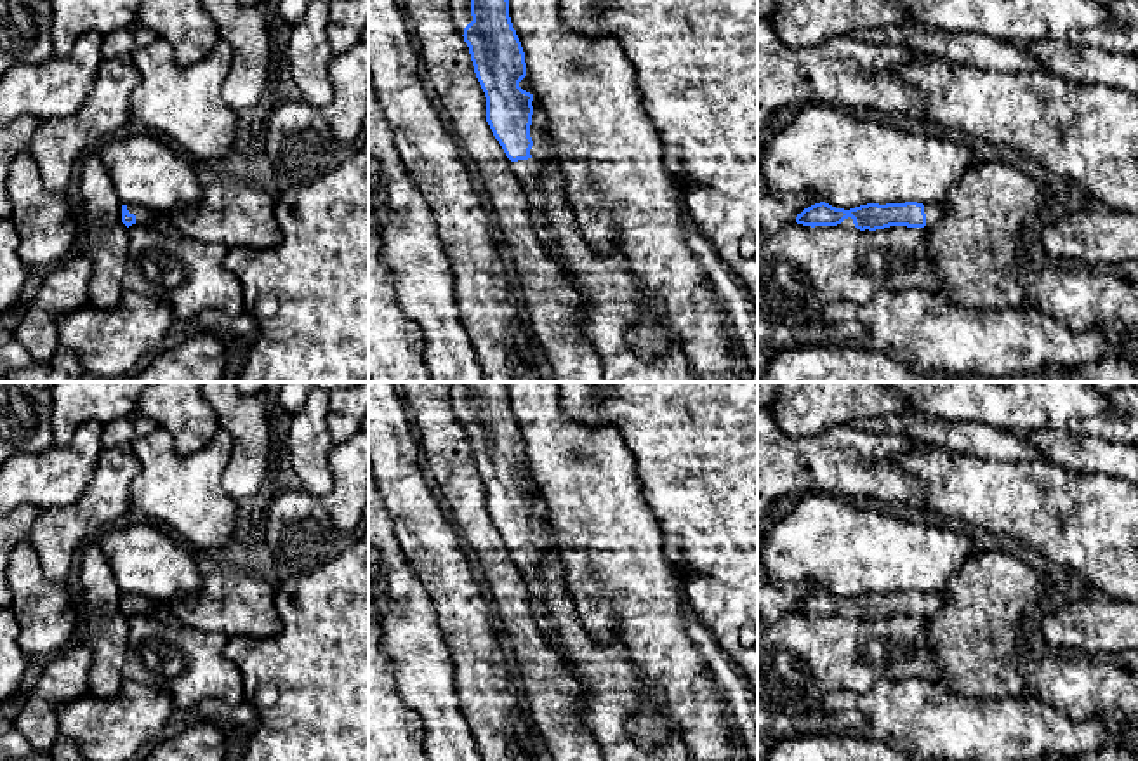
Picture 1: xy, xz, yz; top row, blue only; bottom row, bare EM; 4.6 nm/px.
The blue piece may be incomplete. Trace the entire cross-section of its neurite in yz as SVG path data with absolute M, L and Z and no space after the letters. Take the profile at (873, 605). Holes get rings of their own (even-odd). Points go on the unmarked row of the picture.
M820 591L797 603L796 612L811 617L841 613L848 619L876 620L890 615L931 617L942 608L943 598L938 592L867 592L844 599Z

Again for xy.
M122 594L122 612L129 617L132 613L151 613L169 625L181 625L181 620L174 613L169 603L160 608L151 608L148 598L139 594Z

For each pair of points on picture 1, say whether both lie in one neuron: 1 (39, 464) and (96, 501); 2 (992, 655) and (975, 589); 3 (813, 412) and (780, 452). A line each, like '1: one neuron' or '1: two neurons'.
1: two neurons
2: one neuron
3: two neurons

